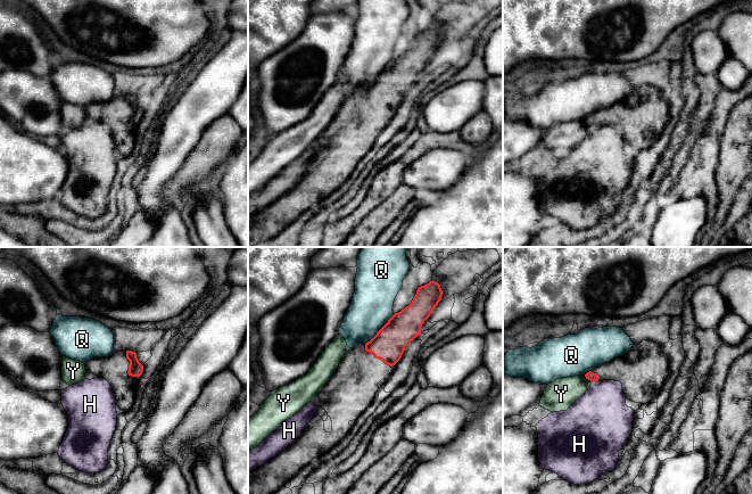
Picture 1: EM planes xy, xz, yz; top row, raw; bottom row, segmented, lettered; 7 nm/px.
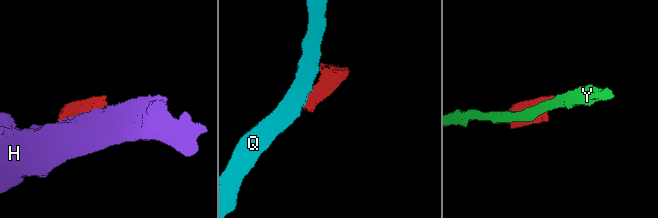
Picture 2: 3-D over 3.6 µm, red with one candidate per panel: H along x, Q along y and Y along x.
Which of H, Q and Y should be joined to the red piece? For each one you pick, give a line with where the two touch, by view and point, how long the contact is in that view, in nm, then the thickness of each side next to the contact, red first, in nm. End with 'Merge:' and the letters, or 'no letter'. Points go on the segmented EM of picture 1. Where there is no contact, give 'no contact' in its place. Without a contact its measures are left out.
Merge: no letter

